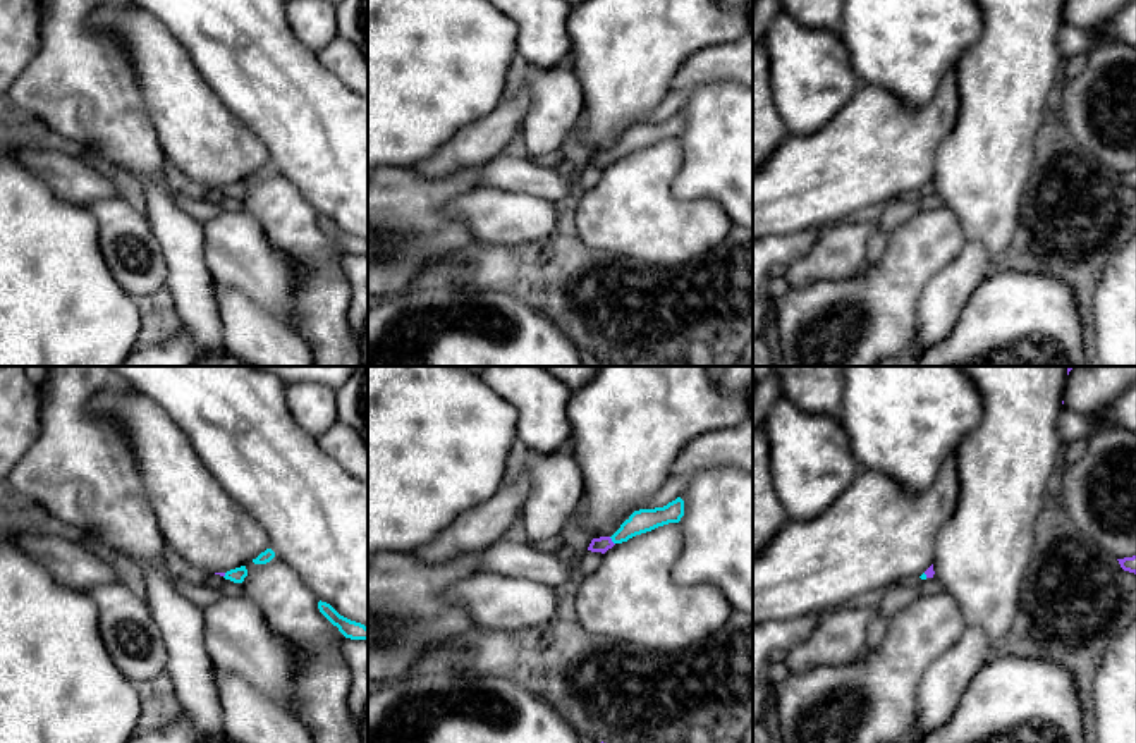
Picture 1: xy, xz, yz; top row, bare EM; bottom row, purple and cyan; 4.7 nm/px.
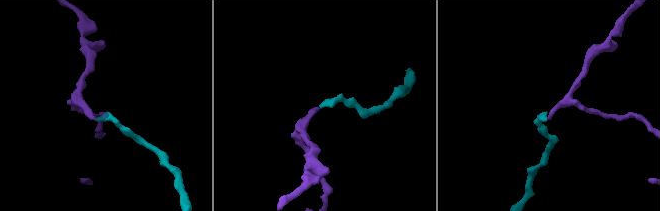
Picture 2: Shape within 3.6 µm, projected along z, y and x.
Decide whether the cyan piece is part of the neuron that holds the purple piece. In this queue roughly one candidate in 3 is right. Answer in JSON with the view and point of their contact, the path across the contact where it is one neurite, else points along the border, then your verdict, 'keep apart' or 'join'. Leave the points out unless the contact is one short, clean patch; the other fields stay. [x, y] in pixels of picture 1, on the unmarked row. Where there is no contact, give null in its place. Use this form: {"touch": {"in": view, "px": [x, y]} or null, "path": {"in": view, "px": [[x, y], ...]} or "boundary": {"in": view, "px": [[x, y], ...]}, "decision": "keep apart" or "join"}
{"touch": {"in": "xz", "px": [610, 155]}, "path": {"in": "xz", "px": [[602, 159], [610, 155], [640, 136]]}, "decision": "join"}

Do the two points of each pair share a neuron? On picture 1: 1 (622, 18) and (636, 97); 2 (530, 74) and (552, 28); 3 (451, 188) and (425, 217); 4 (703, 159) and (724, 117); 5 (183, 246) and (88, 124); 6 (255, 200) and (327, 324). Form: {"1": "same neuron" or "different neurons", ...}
{"1": "same neuron", "2": "different neurons", "3": "same neuron", "4": "same neuron", "5": "same neuron", "6": "same neuron"}

